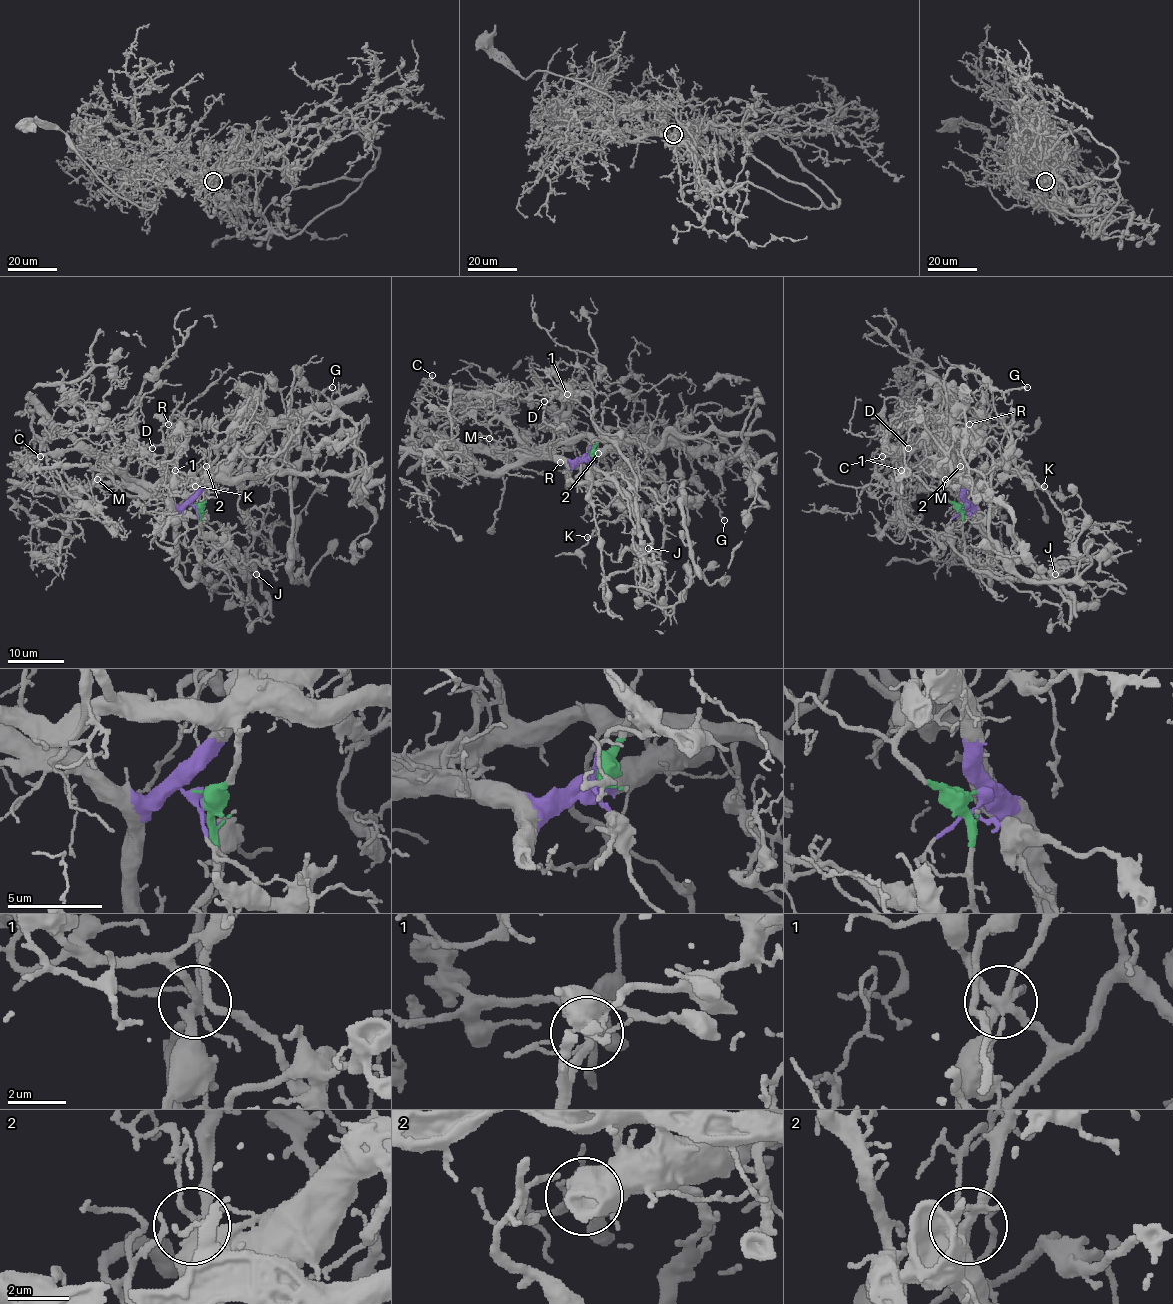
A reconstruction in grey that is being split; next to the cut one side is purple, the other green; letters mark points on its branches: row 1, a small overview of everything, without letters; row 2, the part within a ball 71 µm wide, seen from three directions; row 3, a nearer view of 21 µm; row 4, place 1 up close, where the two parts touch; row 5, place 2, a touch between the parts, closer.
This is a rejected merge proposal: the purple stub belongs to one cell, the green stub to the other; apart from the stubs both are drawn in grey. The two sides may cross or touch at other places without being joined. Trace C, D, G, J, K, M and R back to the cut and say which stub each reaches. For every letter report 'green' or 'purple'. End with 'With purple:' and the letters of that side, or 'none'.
C: green
D: green
G: purple
J: purple
K: green
M: green
R: purple
With purple: G, J, R

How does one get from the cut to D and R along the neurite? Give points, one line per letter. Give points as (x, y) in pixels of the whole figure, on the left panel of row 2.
D: (194, 505), (207, 488), (182, 483), (163, 466), (170, 478), (175, 468), (153, 462), (146, 448), (152, 448)
R: (194, 505), (193, 495), (203, 482), (217, 425), (214, 422), (196, 424), (180, 418), (173, 418), (167, 424)

